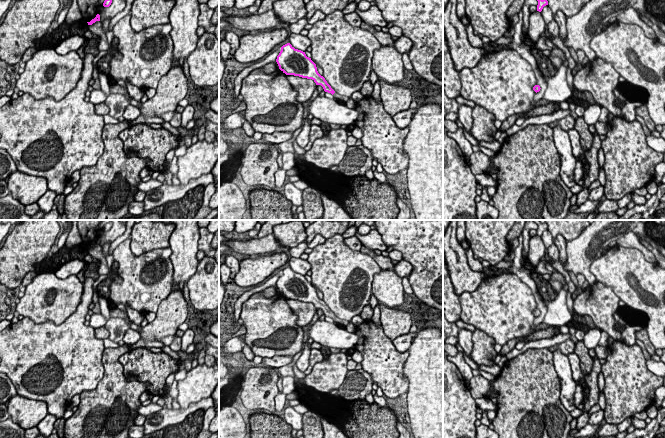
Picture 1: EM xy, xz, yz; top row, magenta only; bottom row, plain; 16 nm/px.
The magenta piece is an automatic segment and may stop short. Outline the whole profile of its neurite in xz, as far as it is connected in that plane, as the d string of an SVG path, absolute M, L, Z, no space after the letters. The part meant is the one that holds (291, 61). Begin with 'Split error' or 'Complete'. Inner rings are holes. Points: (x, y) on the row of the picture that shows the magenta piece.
Complete. M290 43L281 47L276 62L286 75L312 79L316 85L321 85L325 92L332 95L335 93L325 78L318 73L316 64L311 58L307 57L305 52L295 49Z

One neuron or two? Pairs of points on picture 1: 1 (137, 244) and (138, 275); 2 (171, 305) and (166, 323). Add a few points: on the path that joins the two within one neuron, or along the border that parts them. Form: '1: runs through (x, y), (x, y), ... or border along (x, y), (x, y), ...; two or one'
1: border along (130, 239), (130, 250), (136, 255), (159, 248); two
2: runs through (171, 309), (168, 319); one

